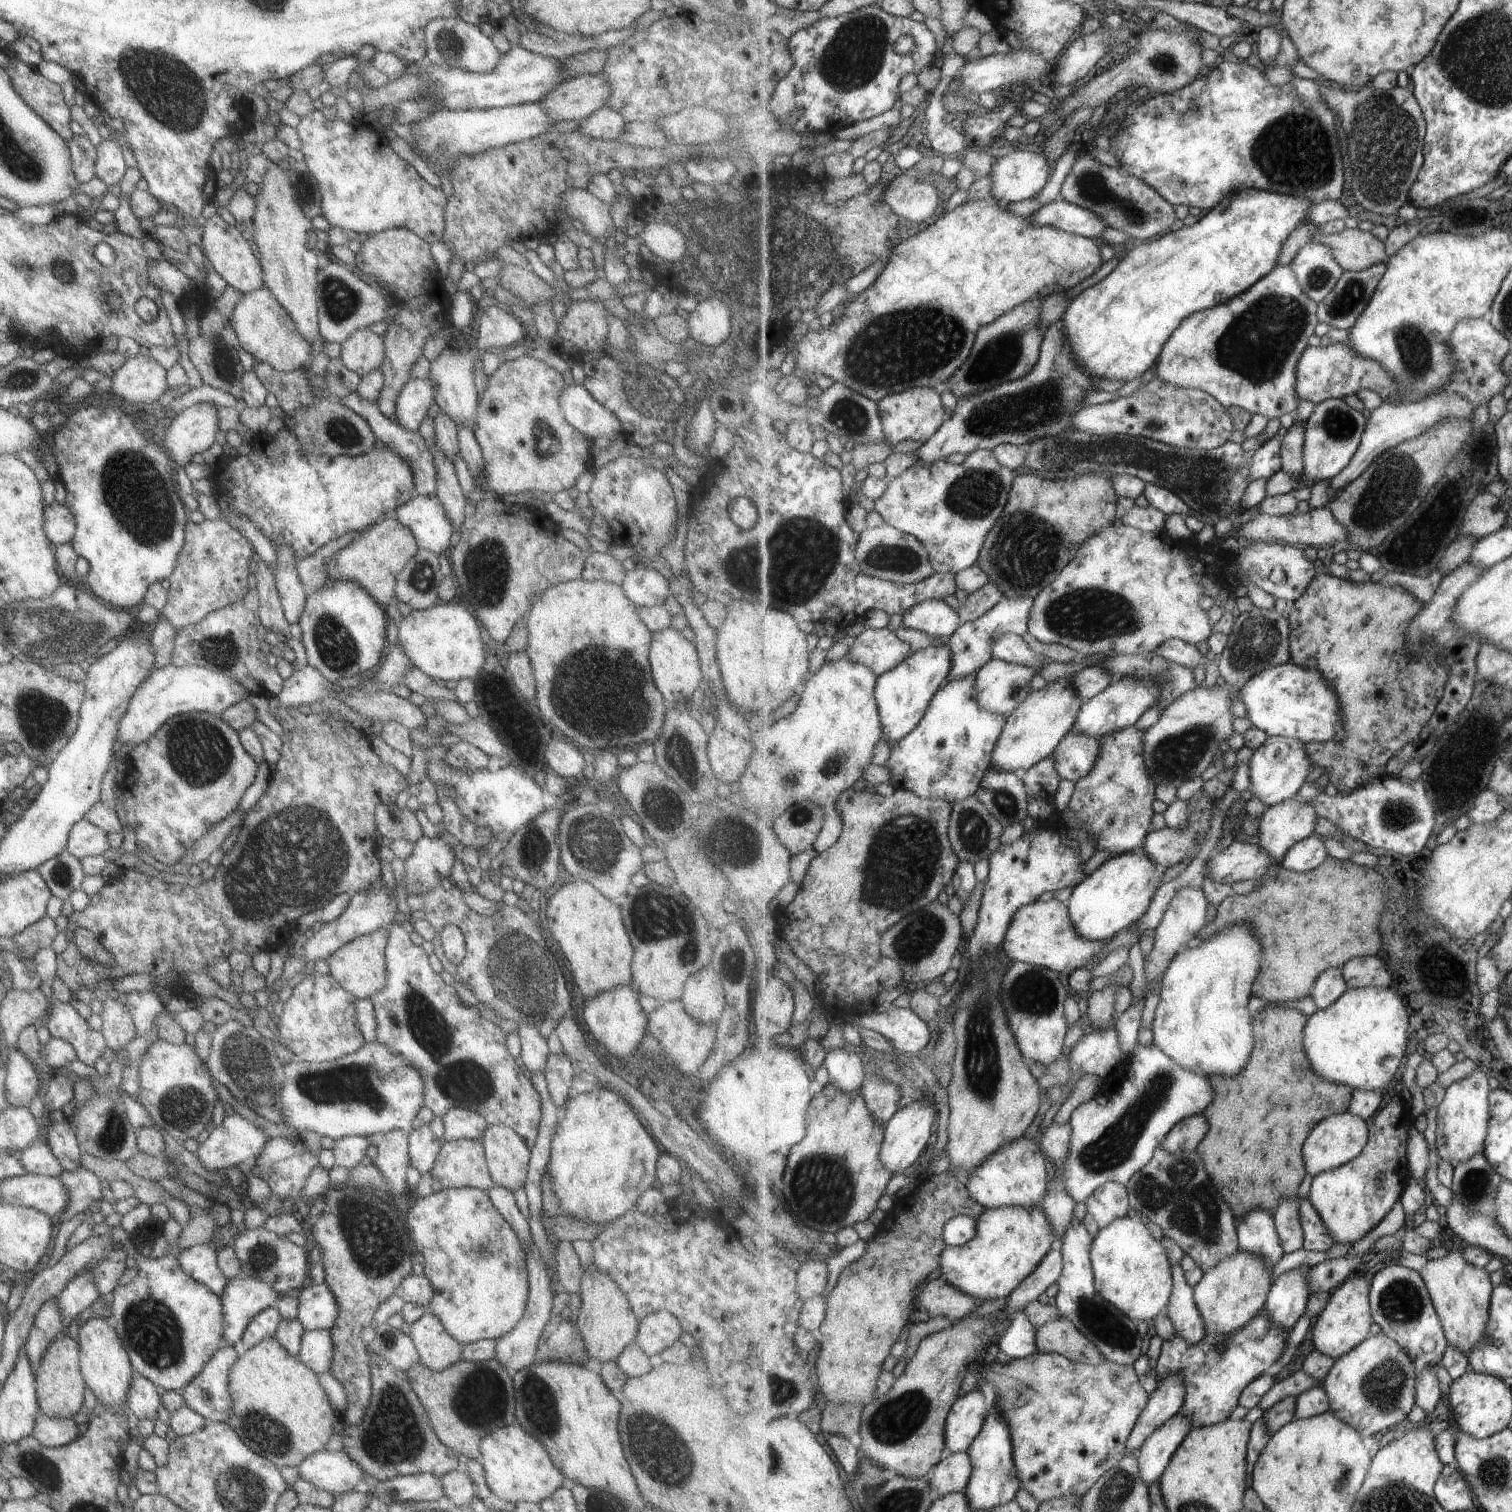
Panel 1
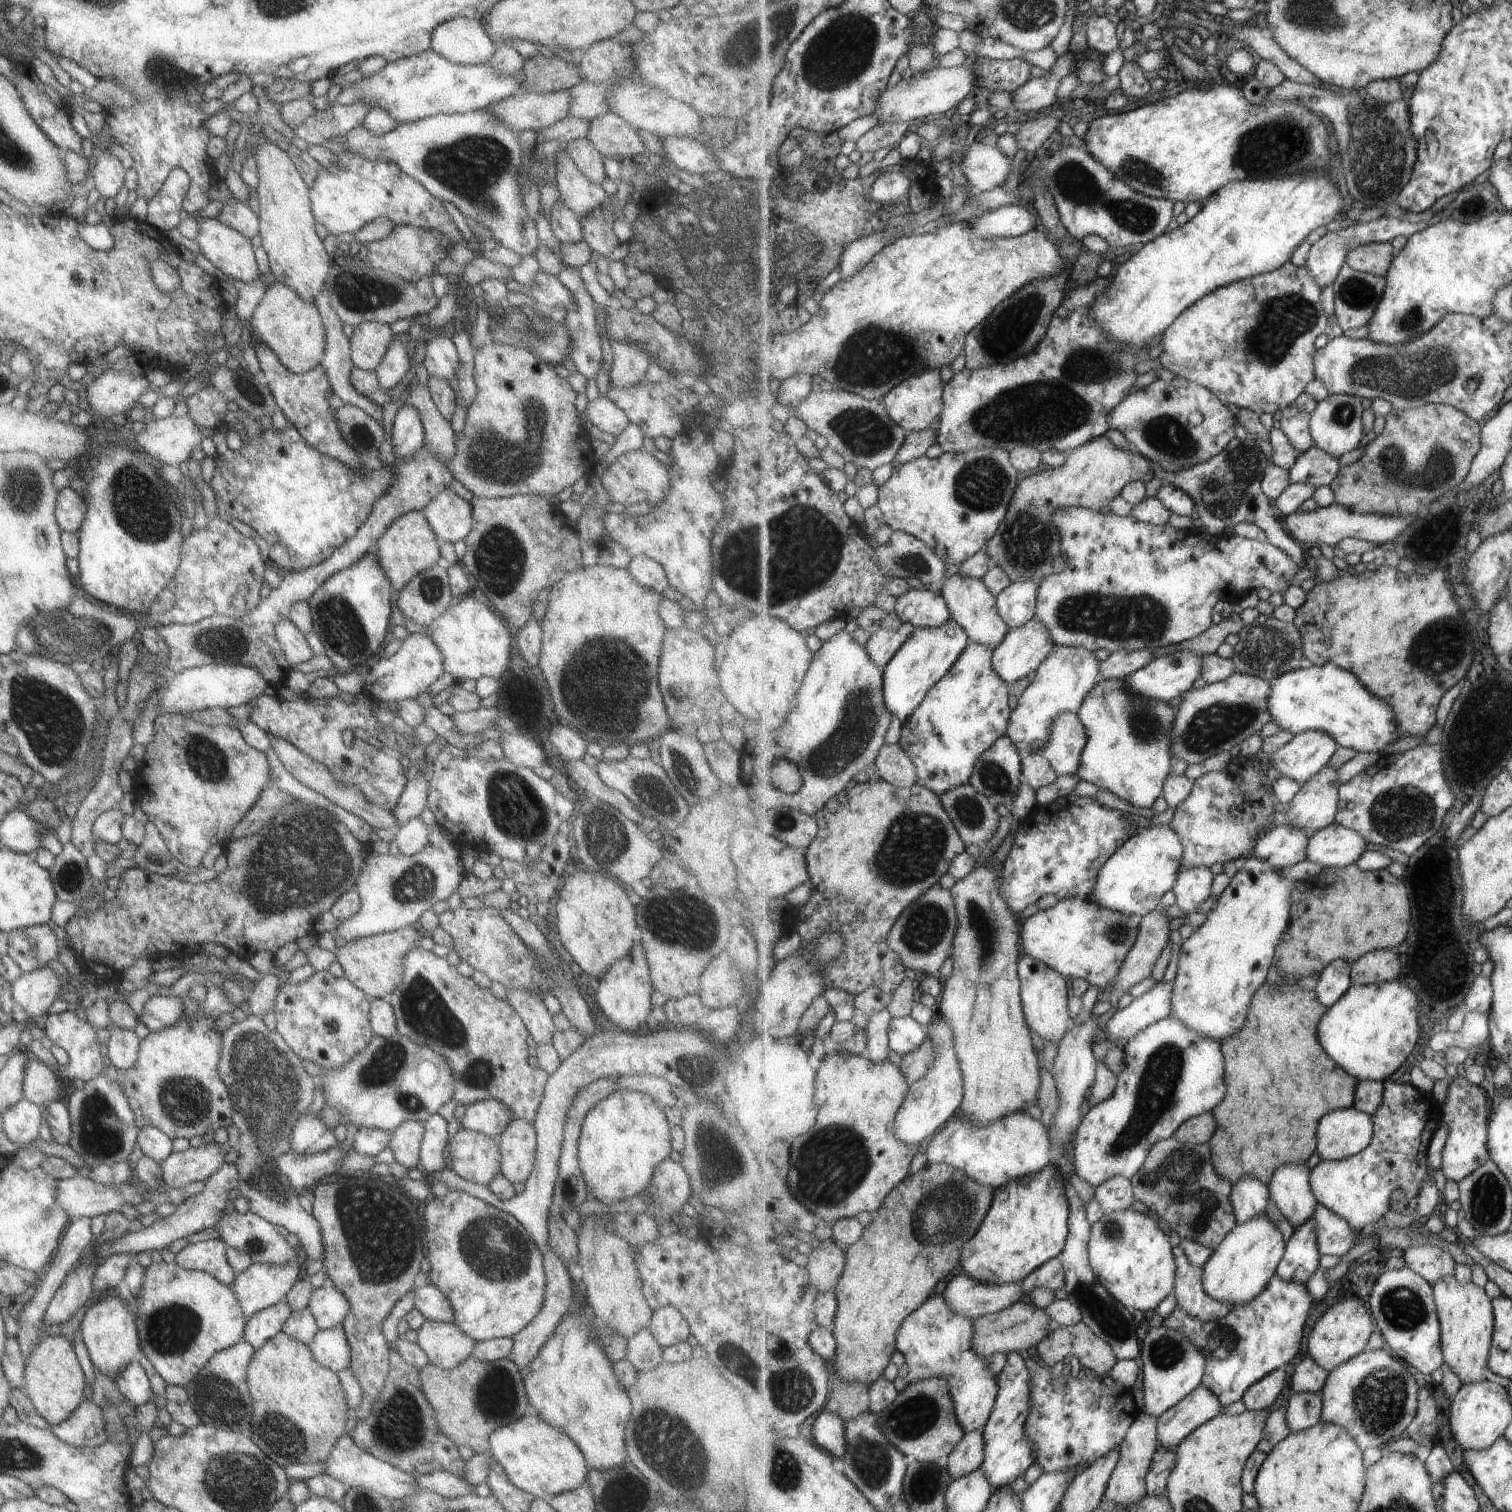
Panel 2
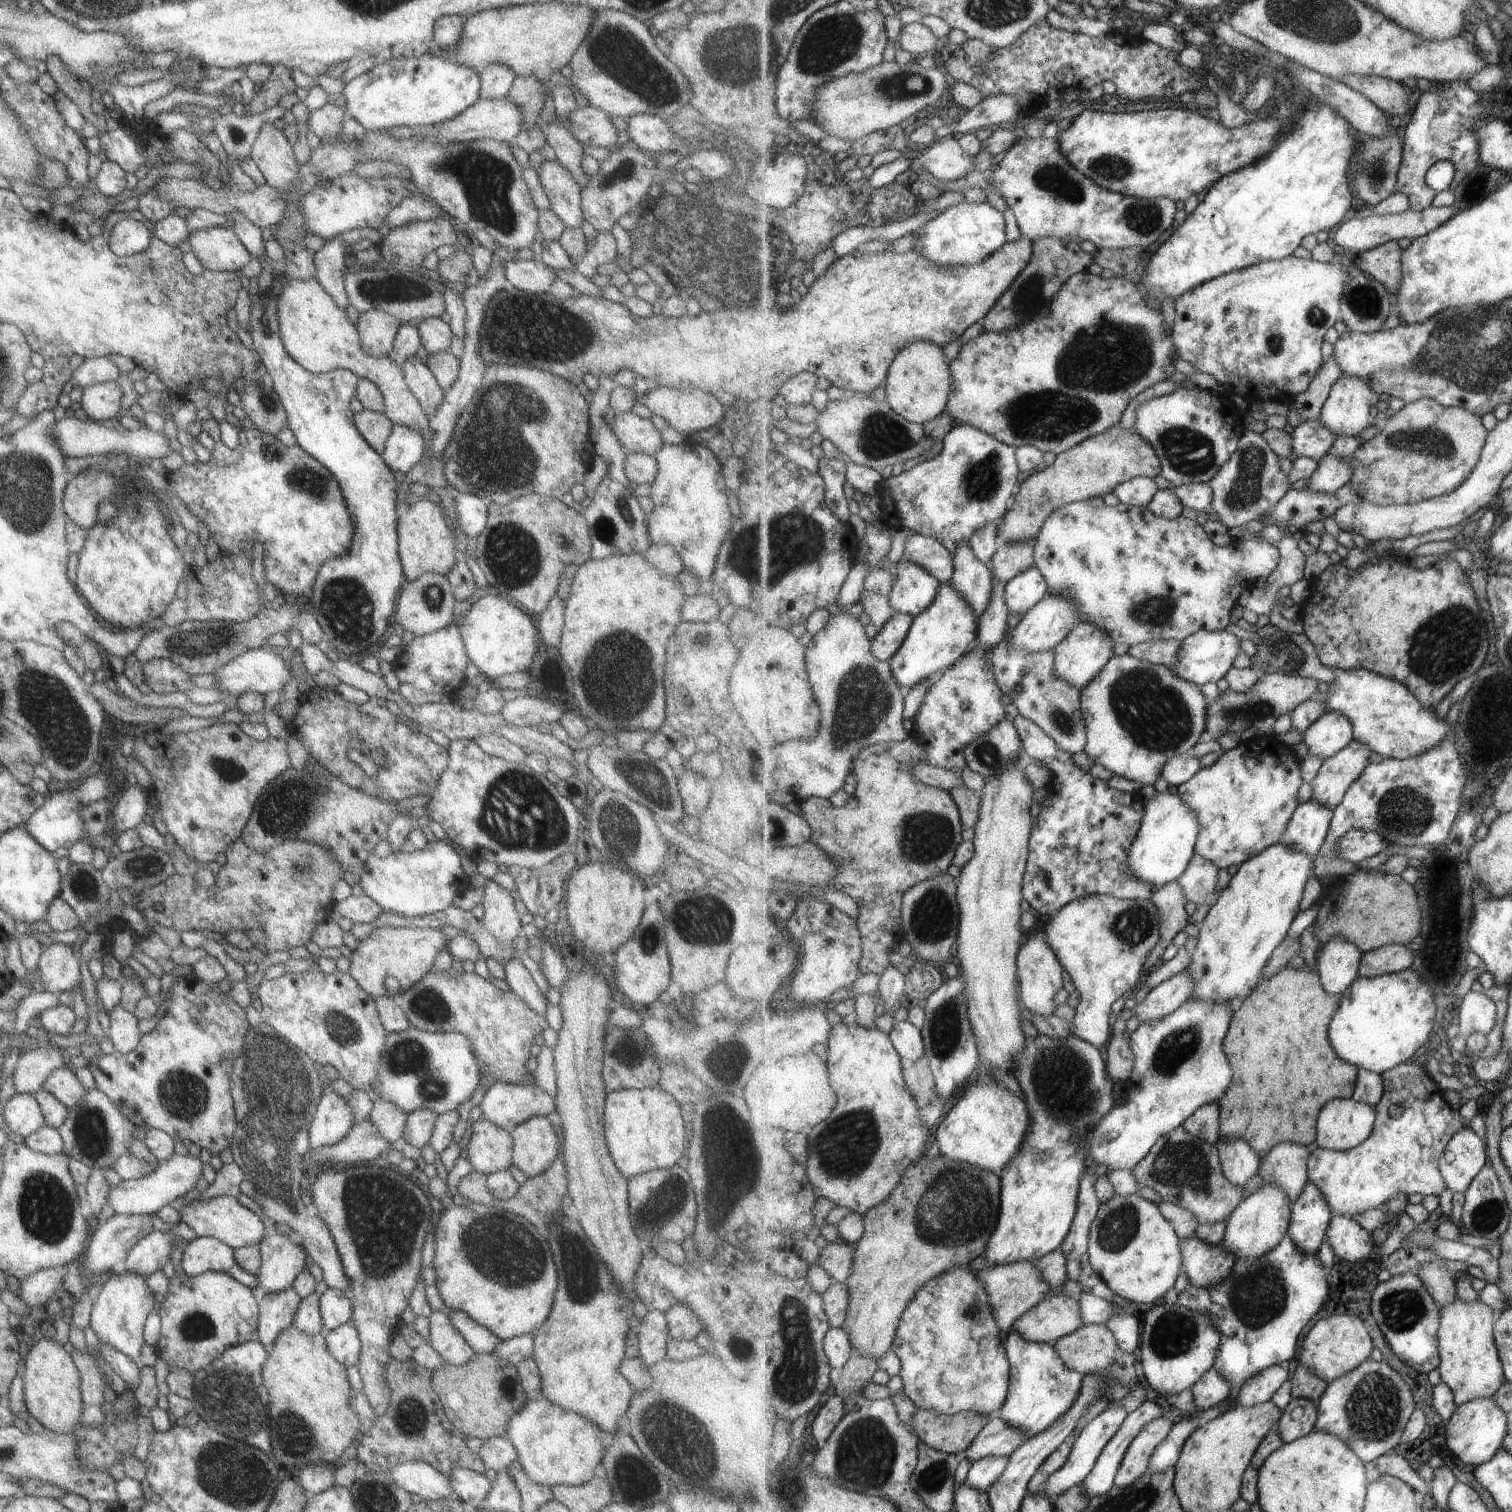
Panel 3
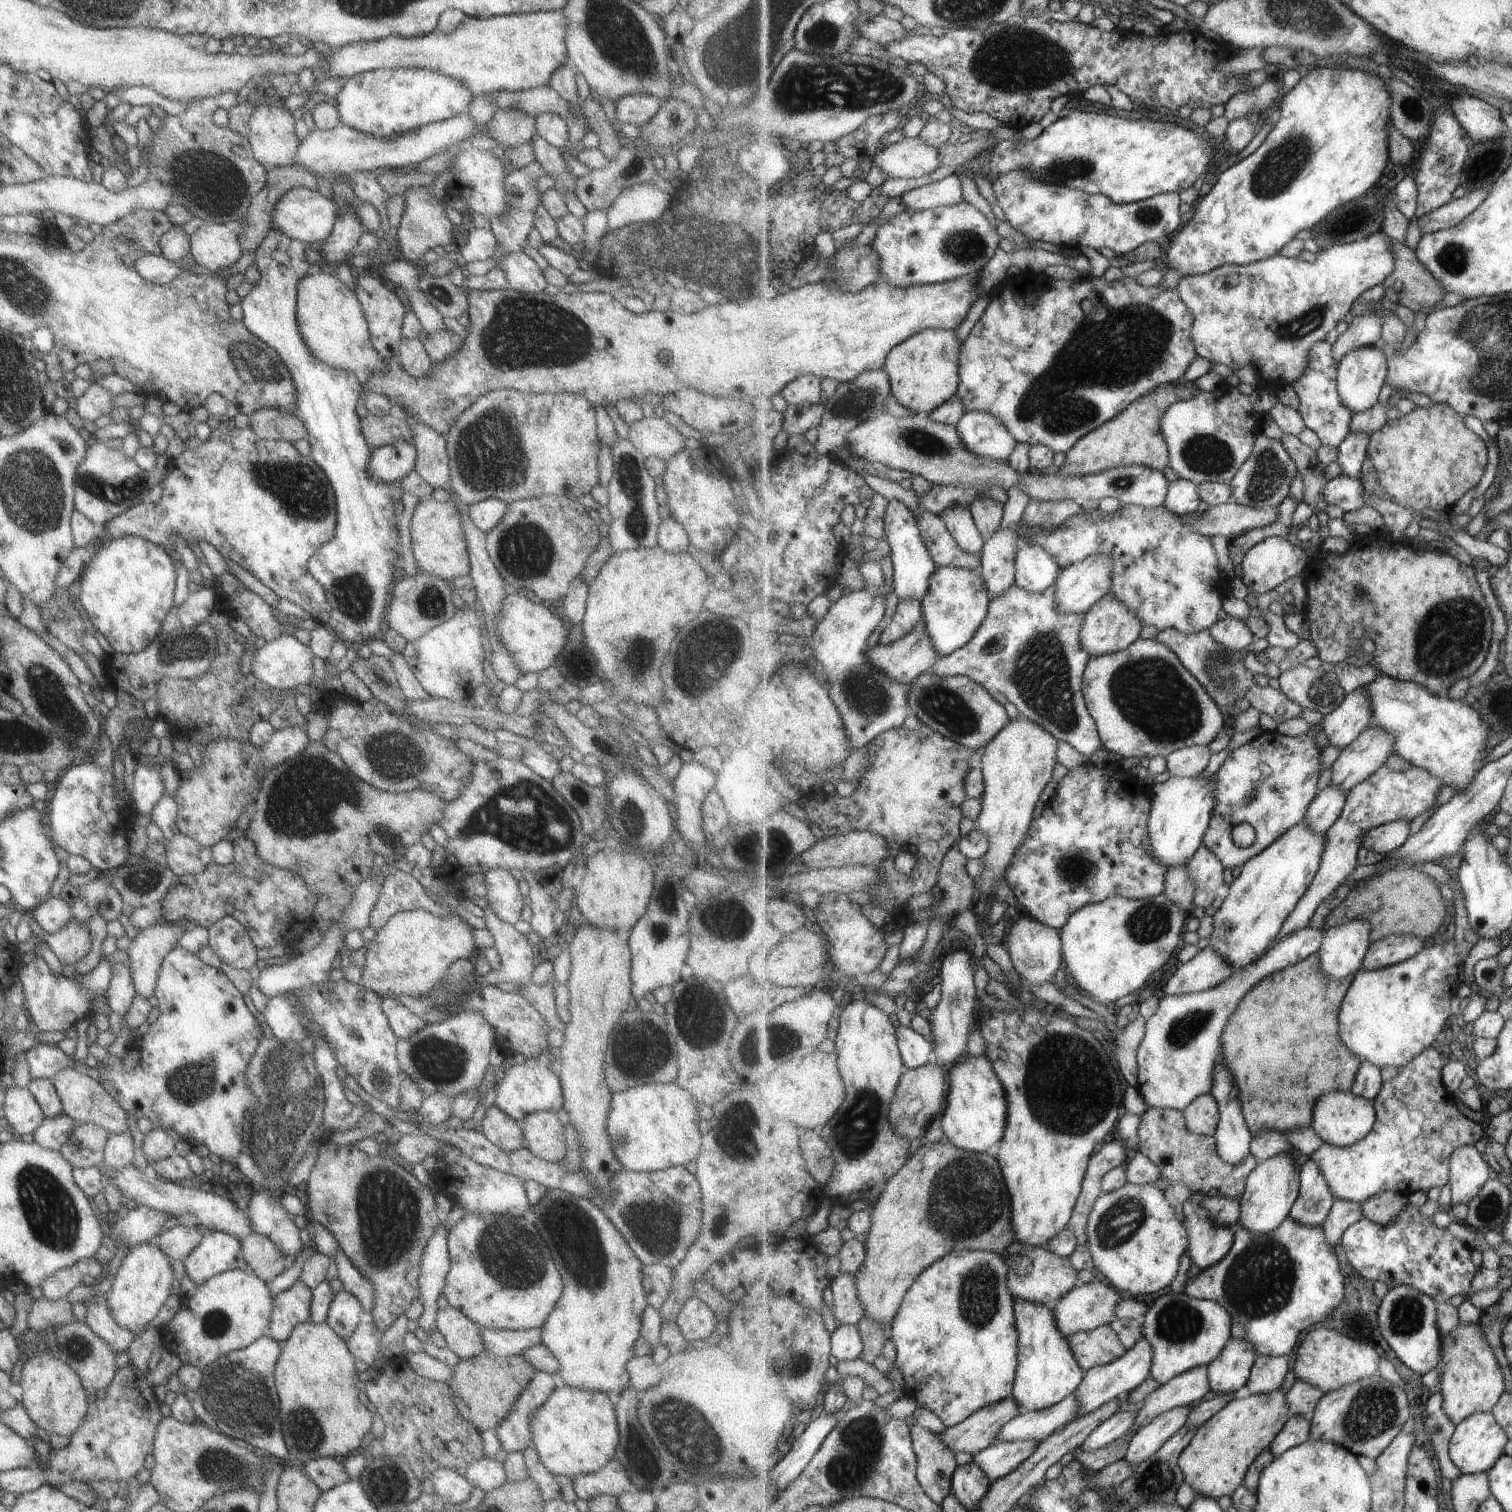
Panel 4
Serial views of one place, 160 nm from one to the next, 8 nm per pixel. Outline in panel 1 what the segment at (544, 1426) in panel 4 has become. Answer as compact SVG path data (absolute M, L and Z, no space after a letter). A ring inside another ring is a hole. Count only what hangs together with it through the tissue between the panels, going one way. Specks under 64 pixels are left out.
M517 1423L497 1428L486 1435L480 1441L478 1450L480 1456L477 1460L484 1471L485 1485L499 1500L539 1503L557 1488L569 1484L564 1474L552 1464L539 1440L529 1436Z

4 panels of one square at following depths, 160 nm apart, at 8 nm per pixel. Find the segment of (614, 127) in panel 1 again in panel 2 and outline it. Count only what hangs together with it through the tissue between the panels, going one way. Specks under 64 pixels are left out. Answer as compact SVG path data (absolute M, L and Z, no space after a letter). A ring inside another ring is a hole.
M567 115L551 126L538 129L536 143L555 140L558 143L567 144L577 138L587 139L587 126L589 126L589 121Z

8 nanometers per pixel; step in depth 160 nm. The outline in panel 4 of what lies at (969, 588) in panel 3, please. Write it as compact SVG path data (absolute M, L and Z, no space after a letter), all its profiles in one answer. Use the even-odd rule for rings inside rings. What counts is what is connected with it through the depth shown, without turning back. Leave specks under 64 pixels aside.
M955 506L953 510L943 512L941 518L961 548L977 556L977 554L983 554L986 541L981 536L971 512L969 508Z

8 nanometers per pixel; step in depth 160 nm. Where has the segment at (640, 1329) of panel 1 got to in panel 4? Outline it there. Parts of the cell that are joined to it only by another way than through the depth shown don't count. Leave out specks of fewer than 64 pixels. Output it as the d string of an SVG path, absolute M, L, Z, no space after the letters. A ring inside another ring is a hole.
M687 1298L674 1319L675 1326L688 1342L703 1343L715 1330L716 1316L699 1298Z

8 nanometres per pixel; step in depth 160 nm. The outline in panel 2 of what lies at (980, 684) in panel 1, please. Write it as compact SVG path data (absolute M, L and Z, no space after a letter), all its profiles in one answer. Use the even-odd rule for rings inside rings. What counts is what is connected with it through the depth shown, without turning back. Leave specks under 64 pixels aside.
M1035 617L1023 628L1010 628L1010 630L1011 632L1007 634L1005 642L993 651L992 662L993 668L1001 676L1001 680L1011 687L1015 681L1035 674L1043 665L1043 662L1053 653L1053 648L1057 645L1051 638L1049 628Z

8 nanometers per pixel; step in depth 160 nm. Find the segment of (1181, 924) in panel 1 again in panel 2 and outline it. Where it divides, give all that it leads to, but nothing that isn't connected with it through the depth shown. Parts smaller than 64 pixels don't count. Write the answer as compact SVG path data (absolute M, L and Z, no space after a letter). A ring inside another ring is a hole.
M1207 866L1182 868L1172 891L1176 899L1174 905L1187 917L1195 913L1199 904L1211 896L1214 878L1211 868Z

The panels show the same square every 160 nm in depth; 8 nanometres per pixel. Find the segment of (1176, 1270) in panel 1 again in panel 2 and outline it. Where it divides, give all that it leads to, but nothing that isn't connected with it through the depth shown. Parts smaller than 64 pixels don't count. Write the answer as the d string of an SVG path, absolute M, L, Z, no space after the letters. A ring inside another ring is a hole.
M1177 1245L1174 1248L1176 1258L1176 1288L1174 1295L1177 1305L1185 1308L1191 1316L1199 1318L1201 1322L1217 1322L1225 1318L1231 1311L1227 1302L1219 1302L1211 1298L1205 1288L1203 1288L1203 1268L1195 1266L1185 1250Z

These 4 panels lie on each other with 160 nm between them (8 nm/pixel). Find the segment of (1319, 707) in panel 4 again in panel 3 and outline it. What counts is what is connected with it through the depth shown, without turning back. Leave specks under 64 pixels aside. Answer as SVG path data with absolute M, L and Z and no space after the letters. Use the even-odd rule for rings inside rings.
M1265 672L1249 692L1235 692L1233 688L1228 687L1221 692L1219 698L1209 702L1209 720L1200 740L1201 742L1217 740L1225 732L1240 736L1241 732L1251 728L1255 729L1257 737L1273 736L1275 720L1279 716L1291 714L1299 704L1316 699L1322 690L1321 686L1324 685L1312 677Z

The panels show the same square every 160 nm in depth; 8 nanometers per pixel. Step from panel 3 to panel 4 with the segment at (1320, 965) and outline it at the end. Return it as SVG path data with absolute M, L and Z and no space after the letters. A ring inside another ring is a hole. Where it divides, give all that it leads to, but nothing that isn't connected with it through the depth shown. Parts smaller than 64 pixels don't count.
M1365 918L1328 928L1319 950L1321 970L1335 980L1345 980L1361 971L1365 956L1372 947L1371 930L1373 926Z

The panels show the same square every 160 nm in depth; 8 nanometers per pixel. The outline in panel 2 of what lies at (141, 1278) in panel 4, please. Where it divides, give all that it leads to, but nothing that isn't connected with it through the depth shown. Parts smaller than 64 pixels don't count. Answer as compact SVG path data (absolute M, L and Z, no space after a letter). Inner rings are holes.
M105 1296L101 1300L94 1298L81 1320L79 1332L93 1370L113 1381L139 1350L133 1313L125 1308L125 1304L117 1296Z

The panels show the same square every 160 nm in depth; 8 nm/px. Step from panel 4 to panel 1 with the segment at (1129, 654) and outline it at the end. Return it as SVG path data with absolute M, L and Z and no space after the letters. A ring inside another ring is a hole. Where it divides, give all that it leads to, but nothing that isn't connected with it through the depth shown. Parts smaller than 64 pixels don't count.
M1135 724L1103 736L1099 740L1101 750L1097 763L1088 776L1075 783L1076 789L1067 808L1085 823L1080 828L1097 837L1095 850L1104 849L1109 854L1108 858L1140 851L1152 831L1156 781L1146 763L1143 734L1143 730Z

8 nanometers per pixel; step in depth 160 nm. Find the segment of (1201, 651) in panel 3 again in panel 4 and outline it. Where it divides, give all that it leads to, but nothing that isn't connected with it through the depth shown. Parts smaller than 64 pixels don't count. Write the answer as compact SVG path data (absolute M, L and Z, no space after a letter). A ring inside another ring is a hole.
M1227 616L1219 620L1215 626L1209 629L1215 642L1225 646L1229 652L1240 652L1251 647L1253 644L1253 630L1245 624L1245 620L1237 616Z

